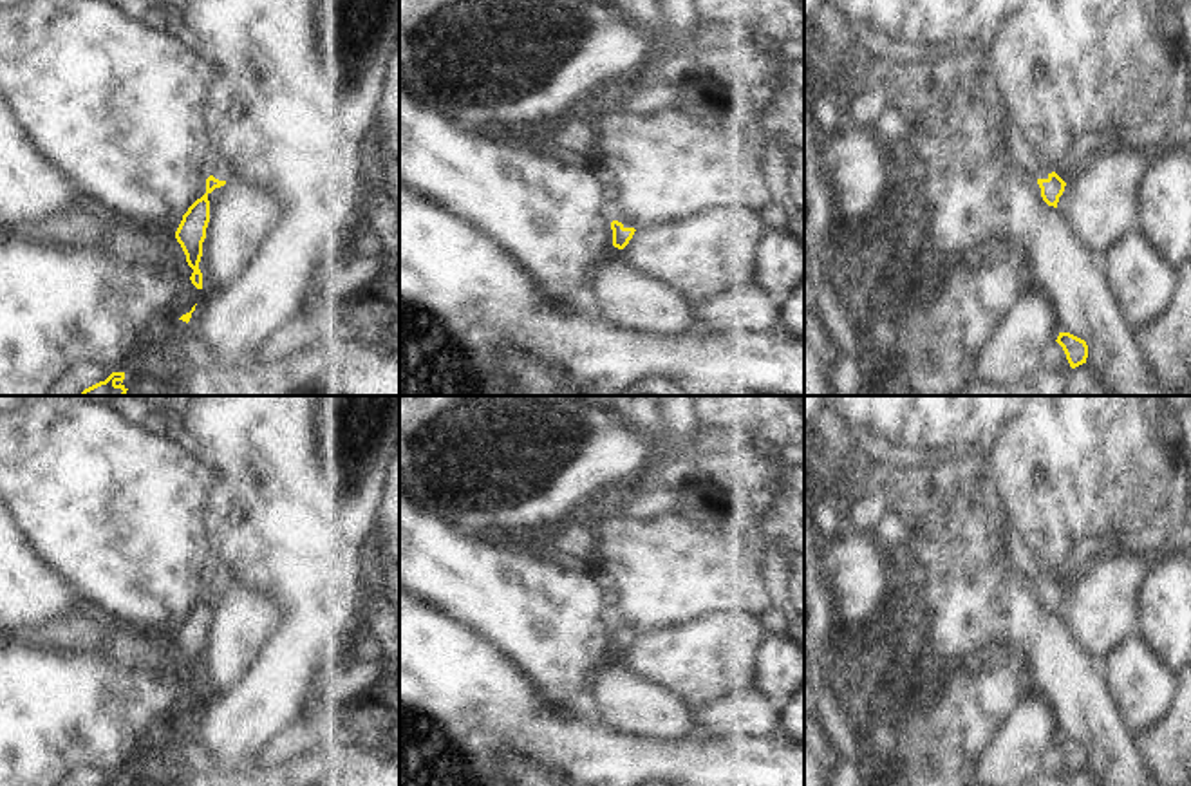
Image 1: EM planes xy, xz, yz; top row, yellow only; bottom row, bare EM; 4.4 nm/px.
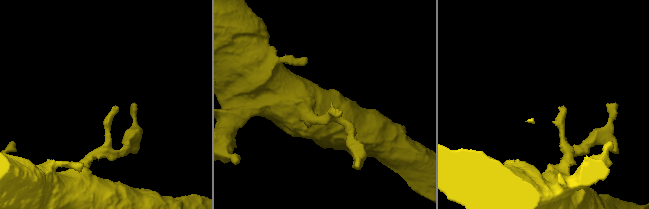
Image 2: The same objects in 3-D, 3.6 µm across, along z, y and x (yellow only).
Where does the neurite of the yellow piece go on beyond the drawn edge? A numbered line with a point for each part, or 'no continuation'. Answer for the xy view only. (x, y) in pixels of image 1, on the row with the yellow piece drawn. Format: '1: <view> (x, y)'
1: xy (221, 170)

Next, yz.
1: yz (1022, 150)

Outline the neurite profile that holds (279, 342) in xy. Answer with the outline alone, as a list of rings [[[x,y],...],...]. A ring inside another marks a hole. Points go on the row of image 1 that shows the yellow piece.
[[[295,322],[278,325],[262,342],[262,345],[253,356],[253,361],[257,361],[258,365],[266,365],[282,360],[289,354],[289,351],[295,347],[296,342],[298,342],[298,331]]]

